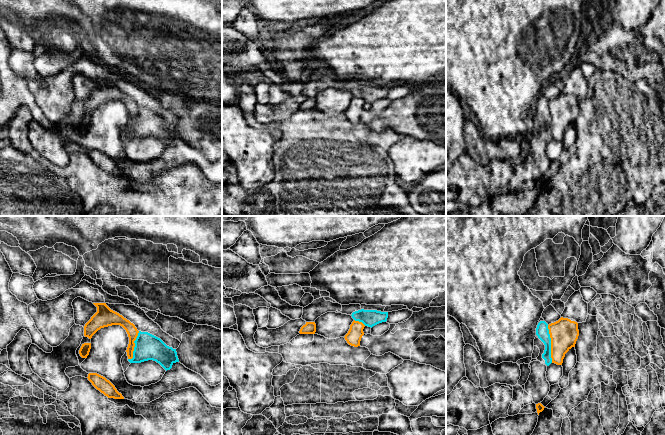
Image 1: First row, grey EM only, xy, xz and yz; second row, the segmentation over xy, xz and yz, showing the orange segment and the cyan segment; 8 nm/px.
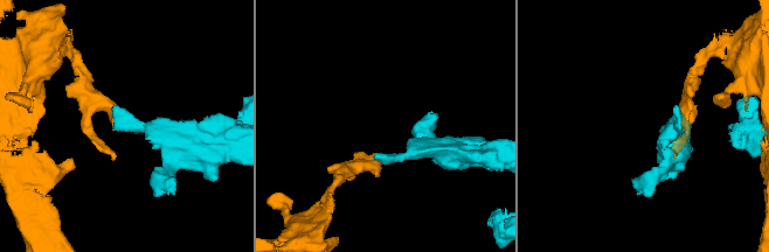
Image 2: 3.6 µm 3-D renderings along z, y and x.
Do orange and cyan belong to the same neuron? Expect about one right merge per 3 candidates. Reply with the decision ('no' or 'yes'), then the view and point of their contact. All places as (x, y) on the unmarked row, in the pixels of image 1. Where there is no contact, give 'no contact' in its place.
no | yz (551, 120)

